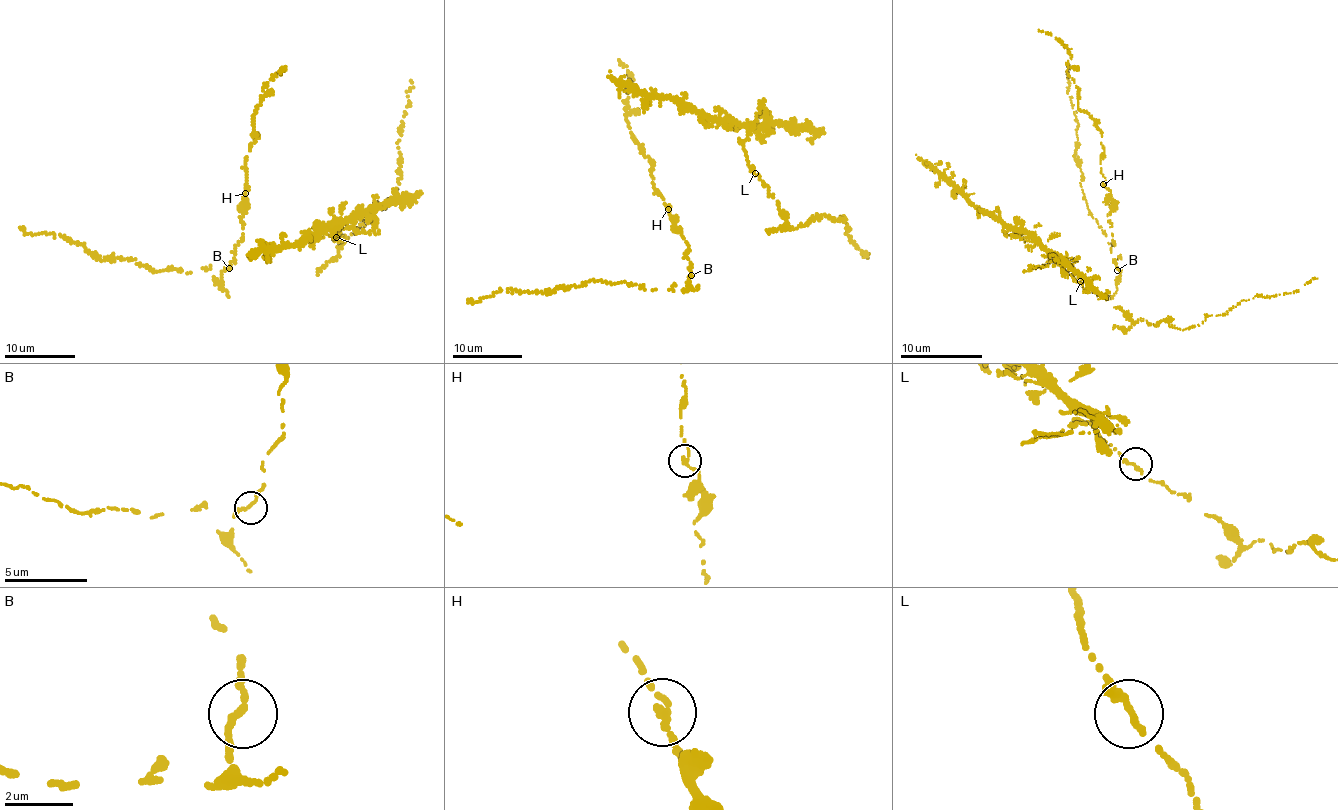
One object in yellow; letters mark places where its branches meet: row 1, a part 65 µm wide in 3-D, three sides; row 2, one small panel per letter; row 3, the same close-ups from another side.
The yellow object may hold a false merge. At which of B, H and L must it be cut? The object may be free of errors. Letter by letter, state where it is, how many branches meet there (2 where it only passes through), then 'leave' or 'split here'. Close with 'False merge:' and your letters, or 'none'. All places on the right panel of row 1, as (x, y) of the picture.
B: at (1117, 270); 2 branches meet; leave
H: at (1103, 184); 2 branches meet; leave
L: at (1080, 281); 2 branches meet; leave
False merge: none

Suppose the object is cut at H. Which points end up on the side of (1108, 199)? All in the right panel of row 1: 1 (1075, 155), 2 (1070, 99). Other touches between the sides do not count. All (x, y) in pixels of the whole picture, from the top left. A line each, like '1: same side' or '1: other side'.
1: same side
2: same side

